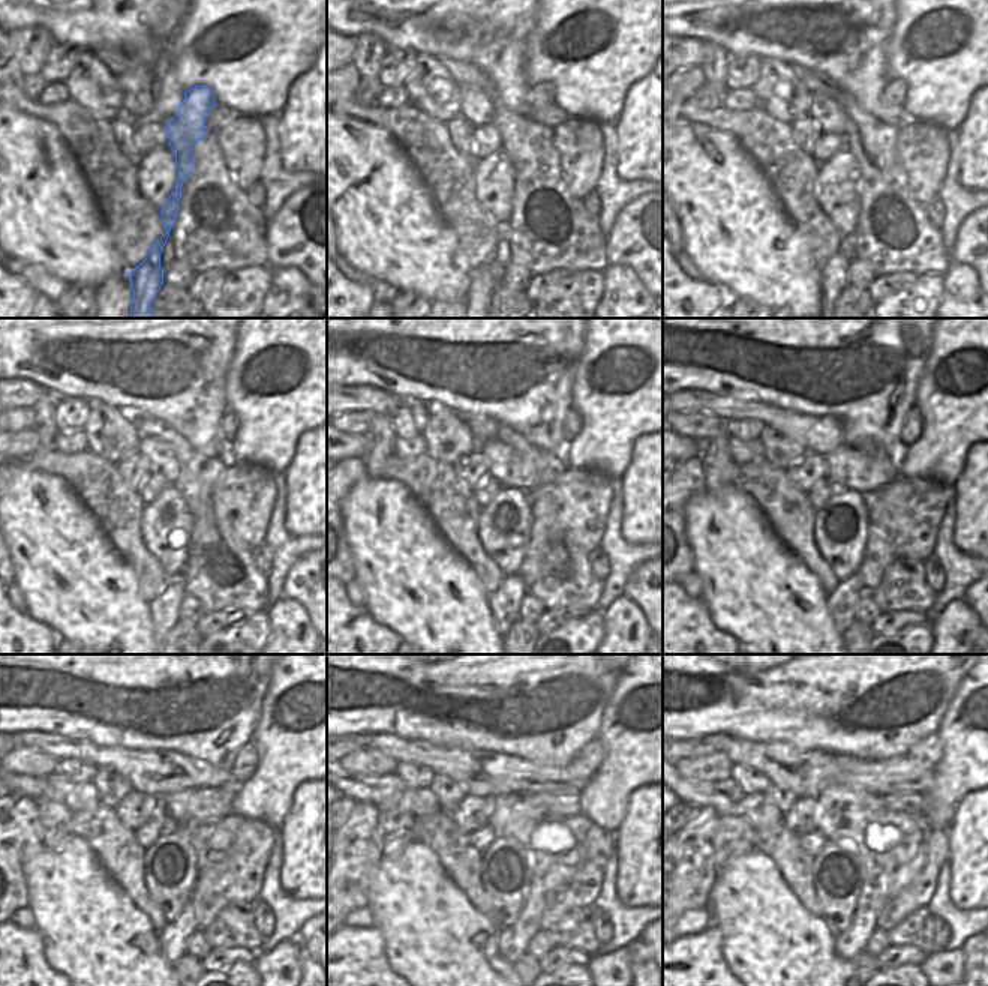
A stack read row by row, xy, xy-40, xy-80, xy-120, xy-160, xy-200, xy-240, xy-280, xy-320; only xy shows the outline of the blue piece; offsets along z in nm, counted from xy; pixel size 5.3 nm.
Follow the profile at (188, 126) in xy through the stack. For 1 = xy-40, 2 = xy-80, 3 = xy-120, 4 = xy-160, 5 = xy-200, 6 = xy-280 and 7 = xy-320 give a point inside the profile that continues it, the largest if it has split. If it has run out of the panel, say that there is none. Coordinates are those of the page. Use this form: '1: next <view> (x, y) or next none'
1: next xy-40 (483, 279)
2: next xy-80 (895, 90)
3: next xy-120 (230, 422)
4: next xy-160 (573, 422)
5: next xy-200 (912, 429)
6: next xy-280 (585, 763)
7: next xy-320 (928, 752)

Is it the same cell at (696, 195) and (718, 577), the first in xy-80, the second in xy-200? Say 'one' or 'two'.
one

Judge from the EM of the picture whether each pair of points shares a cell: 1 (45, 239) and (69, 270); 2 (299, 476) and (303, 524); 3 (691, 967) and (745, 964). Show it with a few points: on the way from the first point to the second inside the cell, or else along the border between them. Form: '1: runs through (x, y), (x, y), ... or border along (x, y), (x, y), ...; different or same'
1: runs through (53, 246), (69, 263); same
2: runs through (302, 488), (303, 512); same
3: border along (720, 931), (720, 950), (730, 970); different

